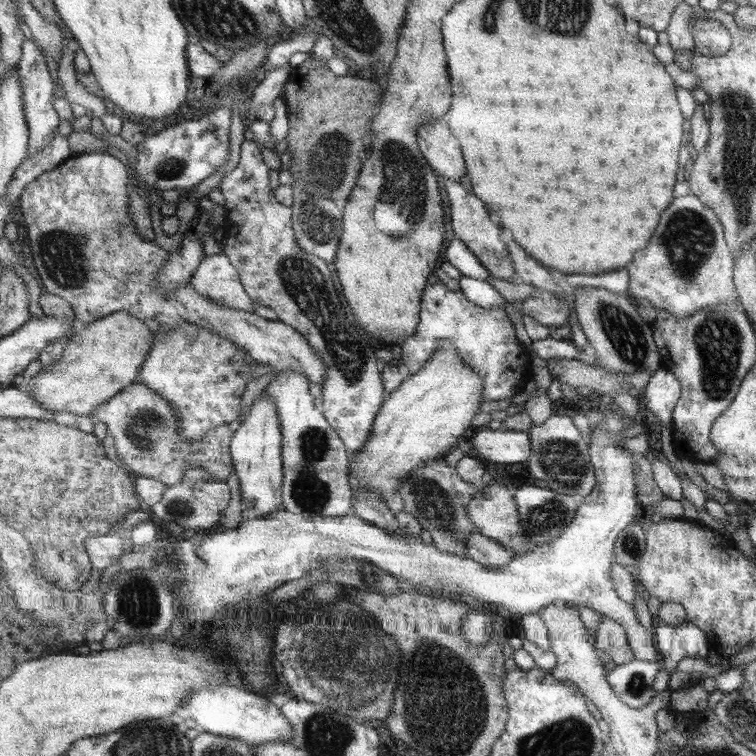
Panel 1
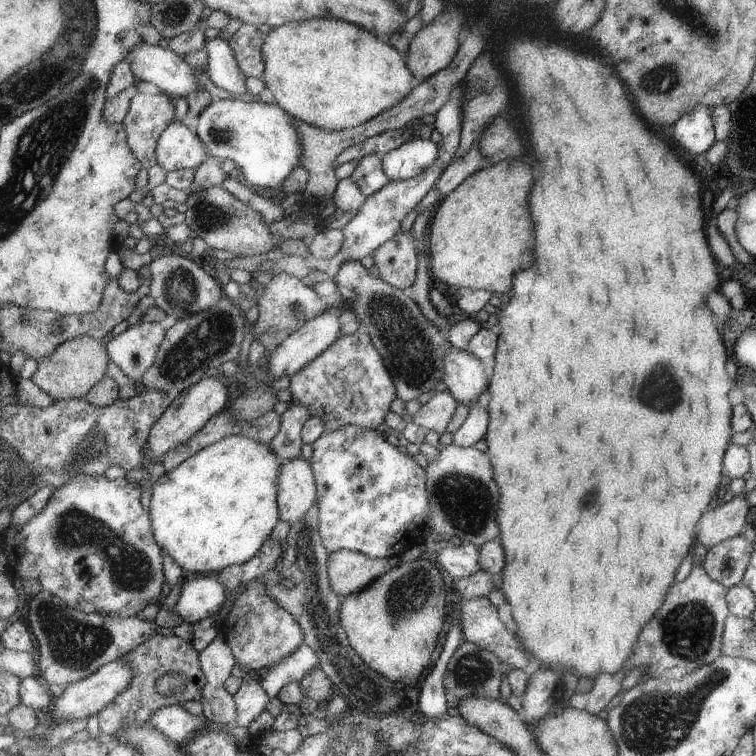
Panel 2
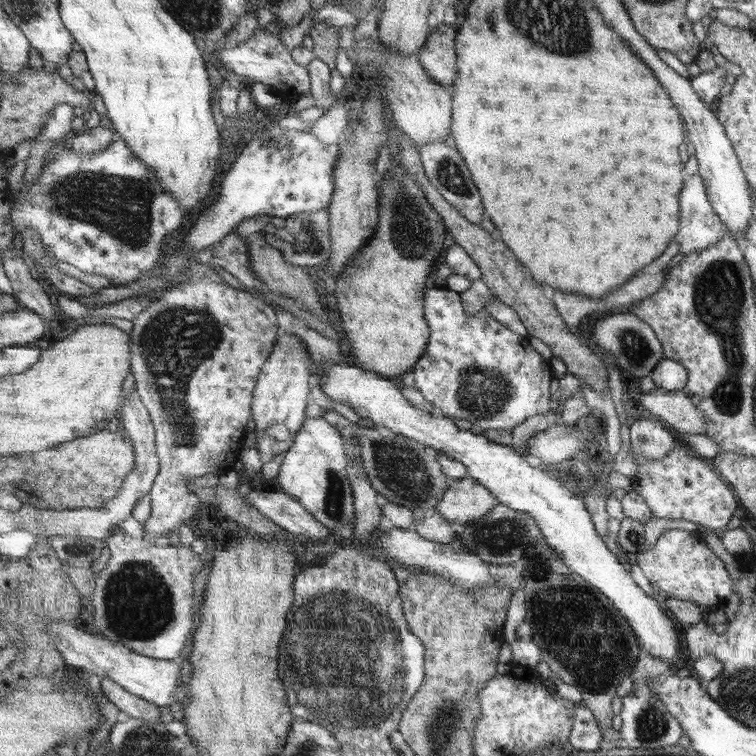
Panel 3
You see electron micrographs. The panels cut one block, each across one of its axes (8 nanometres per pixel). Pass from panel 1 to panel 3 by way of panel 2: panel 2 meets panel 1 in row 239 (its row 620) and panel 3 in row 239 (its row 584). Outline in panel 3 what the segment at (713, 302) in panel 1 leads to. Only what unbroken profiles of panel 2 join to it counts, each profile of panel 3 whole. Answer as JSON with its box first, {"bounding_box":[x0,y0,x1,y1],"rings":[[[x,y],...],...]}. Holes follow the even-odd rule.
{"bounding_box":[673,171,728,256],"rings":[[[697,171],[688,177],[685,190],[681,192],[681,226],[679,232],[673,237],[673,242],[679,242],[680,252],[686,256],[692,252],[701,252],[702,249],[720,244],[728,231],[728,226],[717,215],[713,204],[709,201],[708,187],[704,178]]]}

